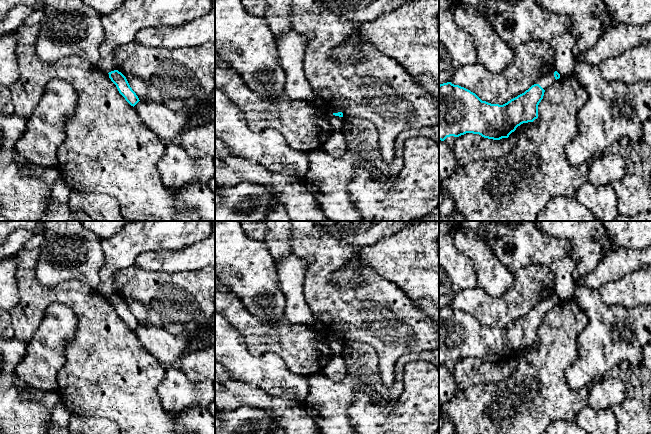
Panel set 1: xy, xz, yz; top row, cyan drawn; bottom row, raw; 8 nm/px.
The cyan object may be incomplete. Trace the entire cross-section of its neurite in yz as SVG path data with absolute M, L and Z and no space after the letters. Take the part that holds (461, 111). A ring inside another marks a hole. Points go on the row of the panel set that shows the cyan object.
M554 70L503 105L482 101L475 93L451 82L440 84L439 140L466 133L493 140L508 138L518 126L538 118L538 105L545 90L559 78Z

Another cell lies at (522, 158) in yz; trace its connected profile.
M574 73L560 76L545 90L543 99L538 105L540 120L538 124L528 122L518 126L515 130L518 136L516 143L503 156L472 161L457 167L450 177L439 183L439 192L454 200L455 210L466 221L536 221L538 214L554 197L575 197L581 185L587 181L592 163L600 157L597 154L582 166L575 167L569 162L565 152L566 146L578 135L578 112L583 108L587 99L588 93Z

